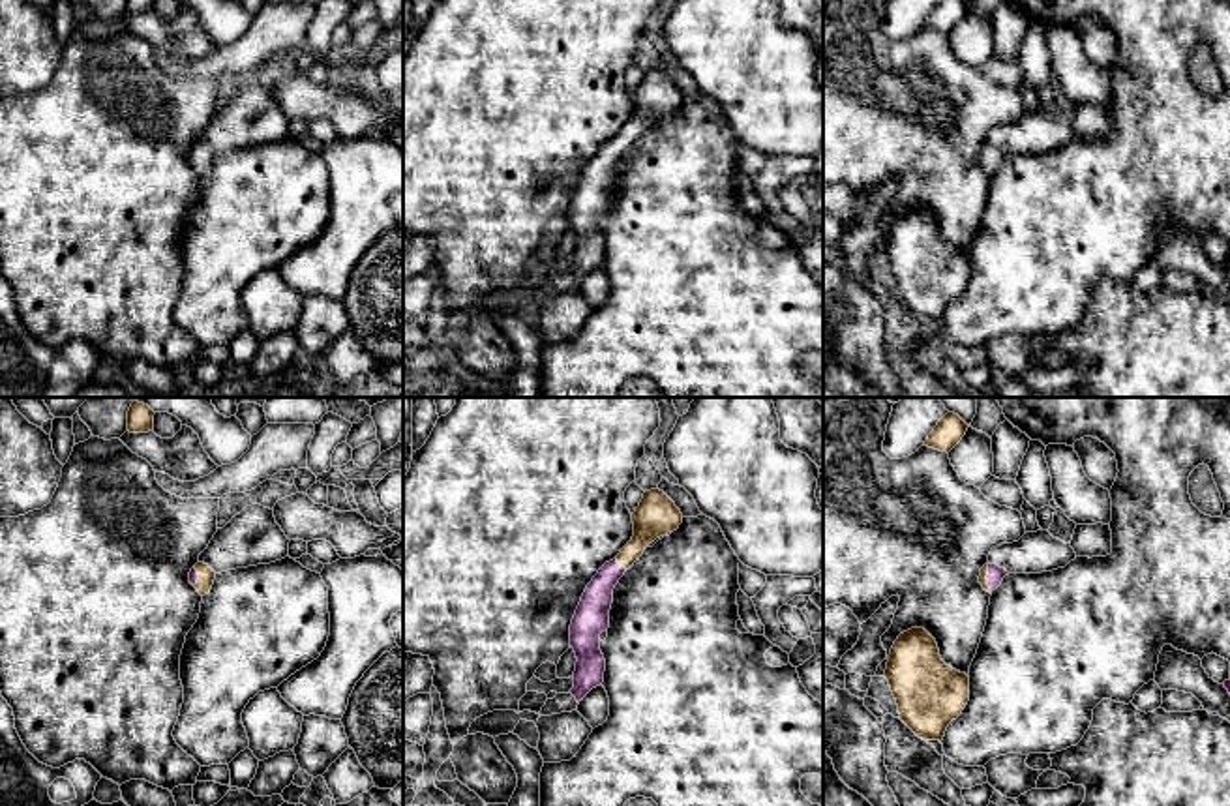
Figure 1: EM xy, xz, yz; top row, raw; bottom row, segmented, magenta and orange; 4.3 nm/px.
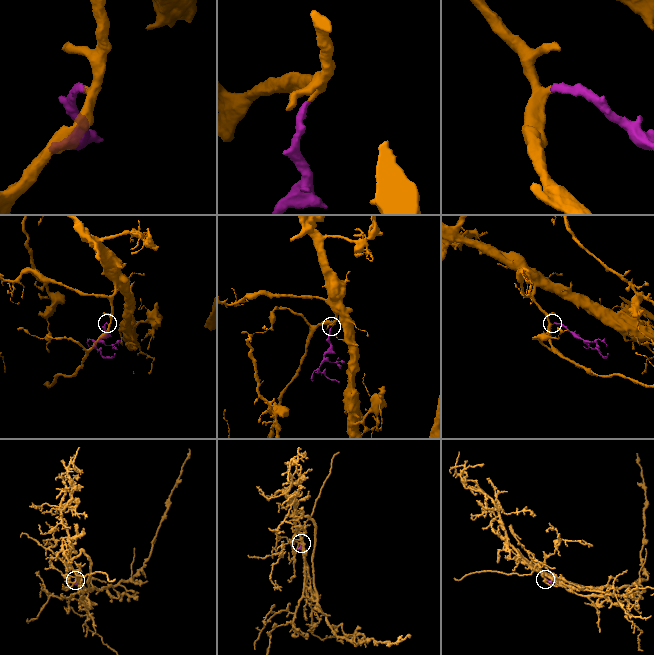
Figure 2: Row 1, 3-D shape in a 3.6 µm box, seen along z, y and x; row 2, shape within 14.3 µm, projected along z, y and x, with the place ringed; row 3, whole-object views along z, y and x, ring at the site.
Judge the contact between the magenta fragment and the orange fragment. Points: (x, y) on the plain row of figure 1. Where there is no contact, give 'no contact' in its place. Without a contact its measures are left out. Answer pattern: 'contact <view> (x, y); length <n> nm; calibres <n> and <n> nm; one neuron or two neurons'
contact xz (619, 145); length 80 nm; calibres 140 and 170 nm; one neuron

